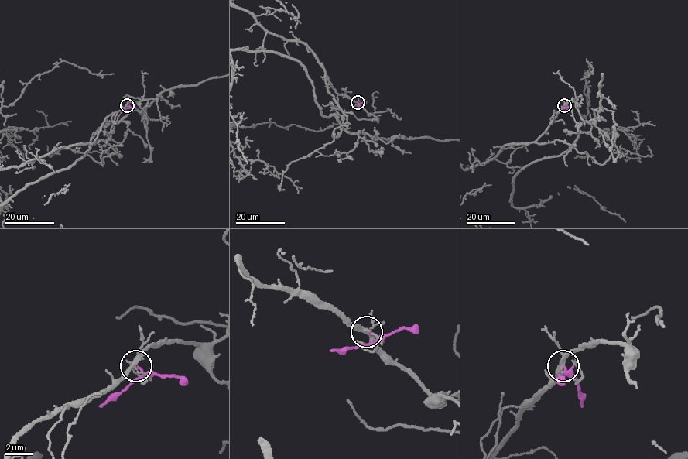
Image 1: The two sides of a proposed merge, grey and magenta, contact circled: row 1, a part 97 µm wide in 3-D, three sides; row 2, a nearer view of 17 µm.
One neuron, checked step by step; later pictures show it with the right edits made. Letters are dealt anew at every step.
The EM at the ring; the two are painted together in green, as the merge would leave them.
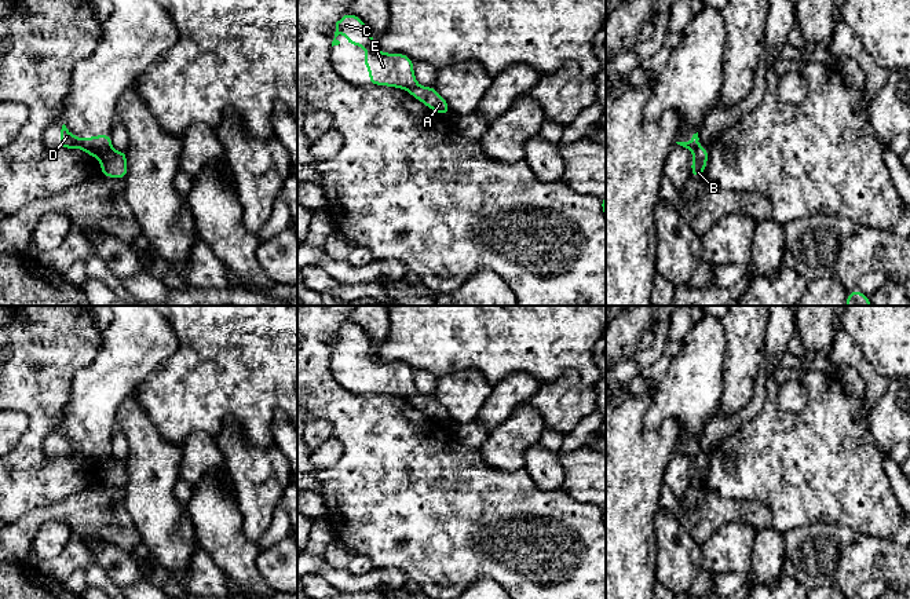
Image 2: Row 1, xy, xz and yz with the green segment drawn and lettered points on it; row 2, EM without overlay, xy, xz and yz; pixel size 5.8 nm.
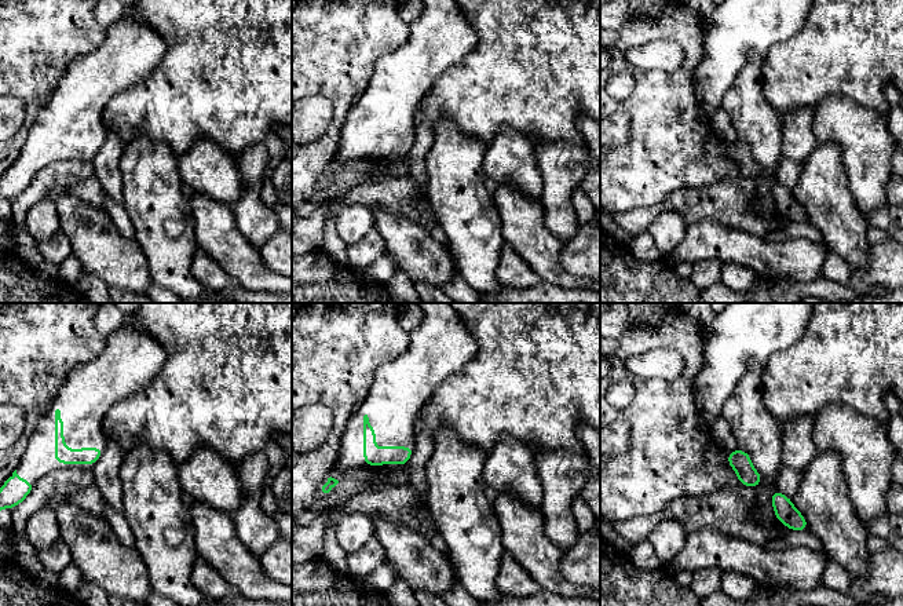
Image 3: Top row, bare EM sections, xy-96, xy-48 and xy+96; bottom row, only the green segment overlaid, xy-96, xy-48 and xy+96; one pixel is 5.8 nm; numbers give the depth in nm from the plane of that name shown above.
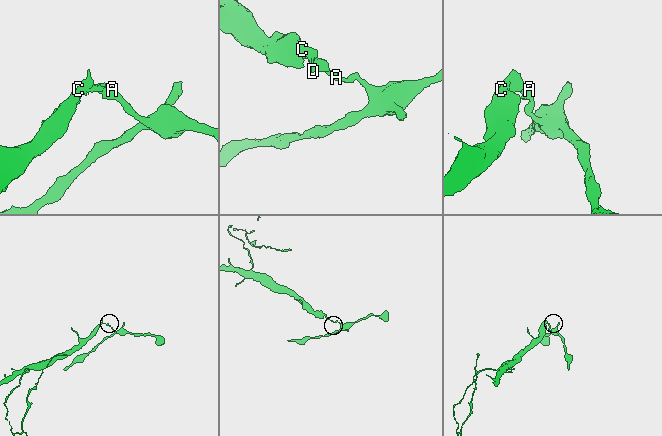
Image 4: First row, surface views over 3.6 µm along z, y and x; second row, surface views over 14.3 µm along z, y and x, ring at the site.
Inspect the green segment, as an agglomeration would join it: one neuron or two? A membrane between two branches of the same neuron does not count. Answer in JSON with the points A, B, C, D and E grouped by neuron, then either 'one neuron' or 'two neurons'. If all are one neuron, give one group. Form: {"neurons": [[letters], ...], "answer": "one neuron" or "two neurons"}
{"neurons": [["A", "B"], ["C", "D", "E"]], "answer": "two neurons"}

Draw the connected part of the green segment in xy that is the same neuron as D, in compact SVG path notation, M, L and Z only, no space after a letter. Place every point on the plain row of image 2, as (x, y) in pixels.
M63 432L59 457L69 459L73 456L87 460L92 467L102 467L112 457L112 441L107 443L94 443L91 446L76 446Z

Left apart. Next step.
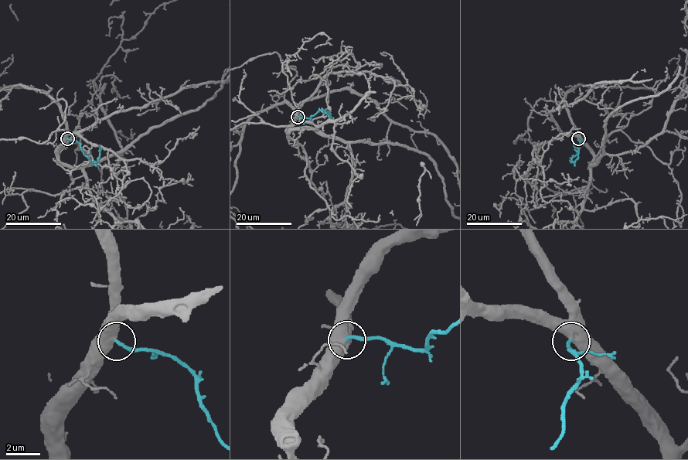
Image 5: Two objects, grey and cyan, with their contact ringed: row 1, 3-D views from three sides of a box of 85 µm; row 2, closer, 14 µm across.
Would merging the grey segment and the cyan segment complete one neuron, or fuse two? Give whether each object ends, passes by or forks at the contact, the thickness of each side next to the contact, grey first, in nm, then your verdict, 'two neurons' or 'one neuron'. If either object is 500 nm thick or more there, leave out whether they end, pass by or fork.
750 nm thick on the grey side, 200 nm on the other; one neuron

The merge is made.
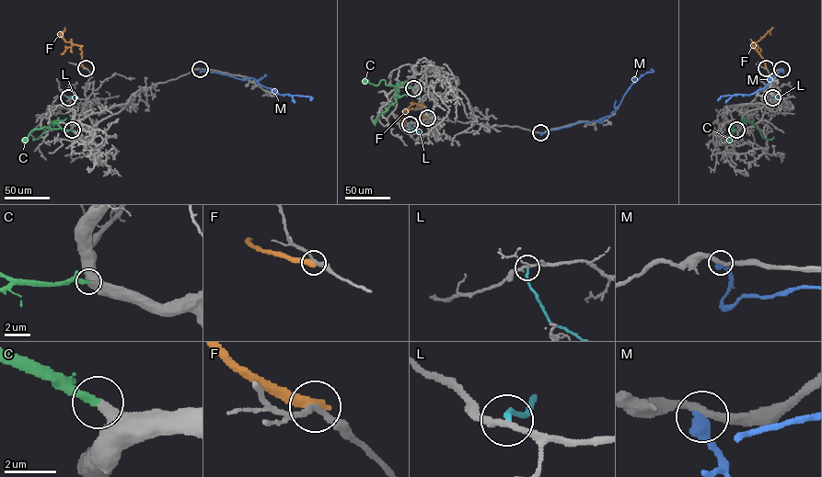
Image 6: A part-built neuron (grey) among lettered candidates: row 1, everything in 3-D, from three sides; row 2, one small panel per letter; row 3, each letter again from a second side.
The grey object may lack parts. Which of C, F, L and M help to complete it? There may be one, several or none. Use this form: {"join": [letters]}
{"join": ["C"]}

